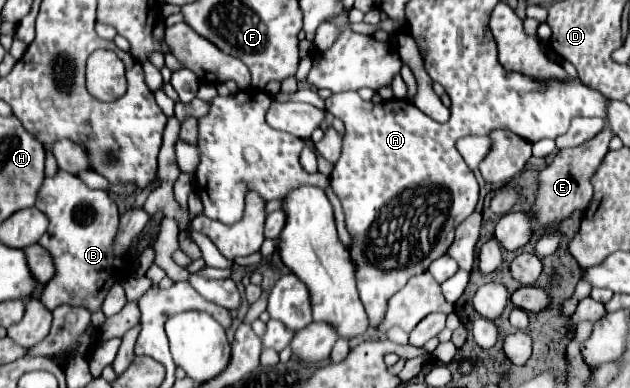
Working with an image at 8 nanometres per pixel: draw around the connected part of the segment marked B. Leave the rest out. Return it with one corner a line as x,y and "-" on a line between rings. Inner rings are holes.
58,171
56,177
46,177
38,191
36,207
48,217
50,225
40,237
40,245
50,251
54,259
54,279
50,279
40,295
48,309
60,305
82,305
90,313
102,309
114,277
126,279
130,275
130,255
114,253
114,237
118,235
118,207
116,201
102,189
86,187
76,175
-
128,263
128,271
126,271

